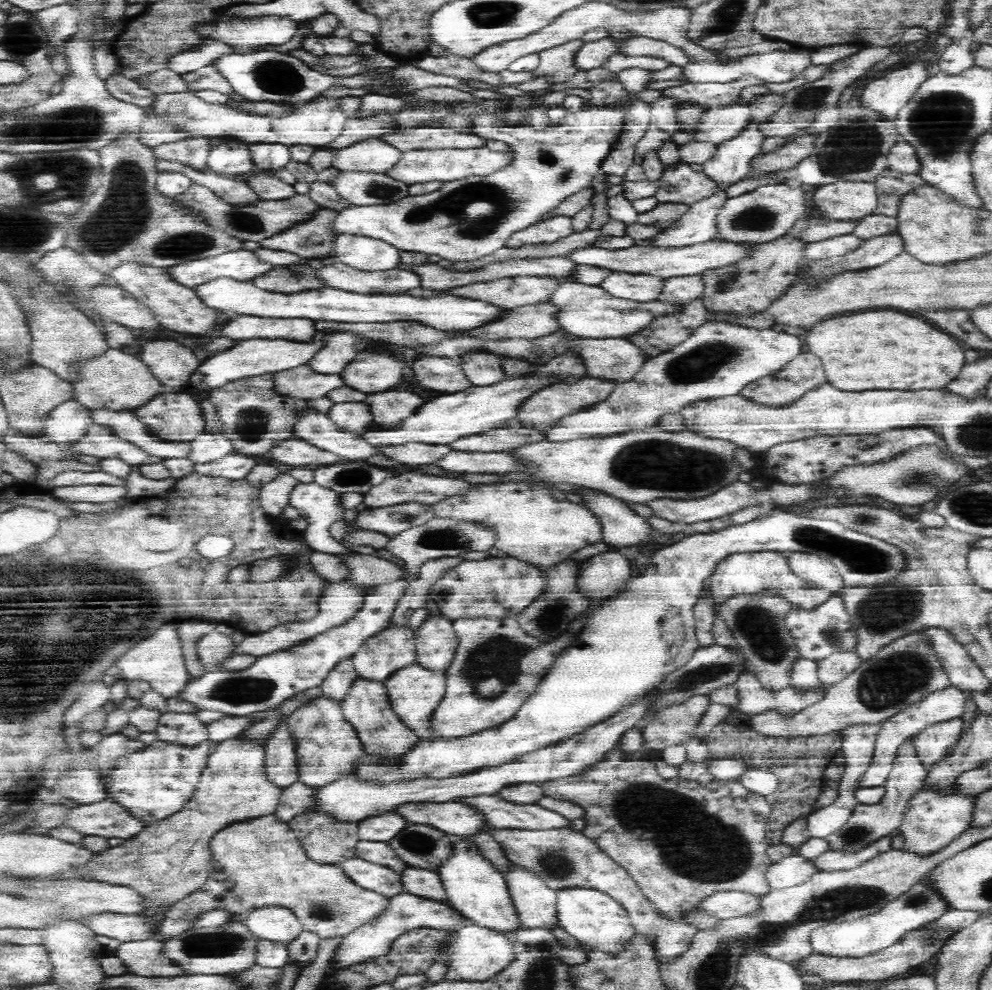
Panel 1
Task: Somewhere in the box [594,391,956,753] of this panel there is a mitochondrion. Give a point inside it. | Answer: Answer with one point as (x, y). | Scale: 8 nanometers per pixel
(662, 464)

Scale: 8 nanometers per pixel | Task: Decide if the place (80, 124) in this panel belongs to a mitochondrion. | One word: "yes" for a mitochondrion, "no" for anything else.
yes

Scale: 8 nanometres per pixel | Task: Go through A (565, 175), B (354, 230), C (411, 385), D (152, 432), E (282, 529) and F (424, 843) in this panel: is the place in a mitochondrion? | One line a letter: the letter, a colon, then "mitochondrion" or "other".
A: mitochondrion
B: other
C: other
D: other
E: other
F: mitochondrion

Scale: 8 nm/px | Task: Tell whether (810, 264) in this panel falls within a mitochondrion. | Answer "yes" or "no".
no

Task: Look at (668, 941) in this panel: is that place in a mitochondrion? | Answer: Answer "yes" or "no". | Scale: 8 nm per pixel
no

